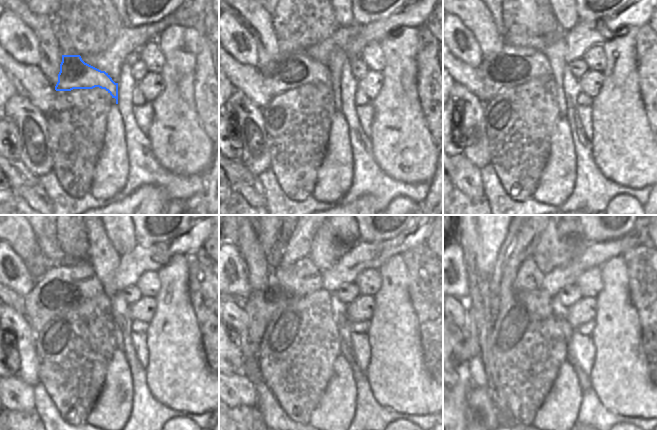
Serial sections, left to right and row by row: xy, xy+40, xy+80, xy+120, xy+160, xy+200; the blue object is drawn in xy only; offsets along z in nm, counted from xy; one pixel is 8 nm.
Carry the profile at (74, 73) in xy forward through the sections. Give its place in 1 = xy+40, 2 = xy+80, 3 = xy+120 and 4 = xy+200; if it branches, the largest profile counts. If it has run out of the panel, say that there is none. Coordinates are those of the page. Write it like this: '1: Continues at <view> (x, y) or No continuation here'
1: Continues at xy+40 (288, 71)
2: Continues at xy+80 (512, 66)
3: Continues at xy+120 (66, 285)
4: Continues at xy+200 (478, 326)

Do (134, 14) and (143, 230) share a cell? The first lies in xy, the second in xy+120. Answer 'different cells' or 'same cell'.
same cell

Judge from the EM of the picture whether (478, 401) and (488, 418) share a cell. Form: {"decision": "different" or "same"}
{"decision": "same"}

